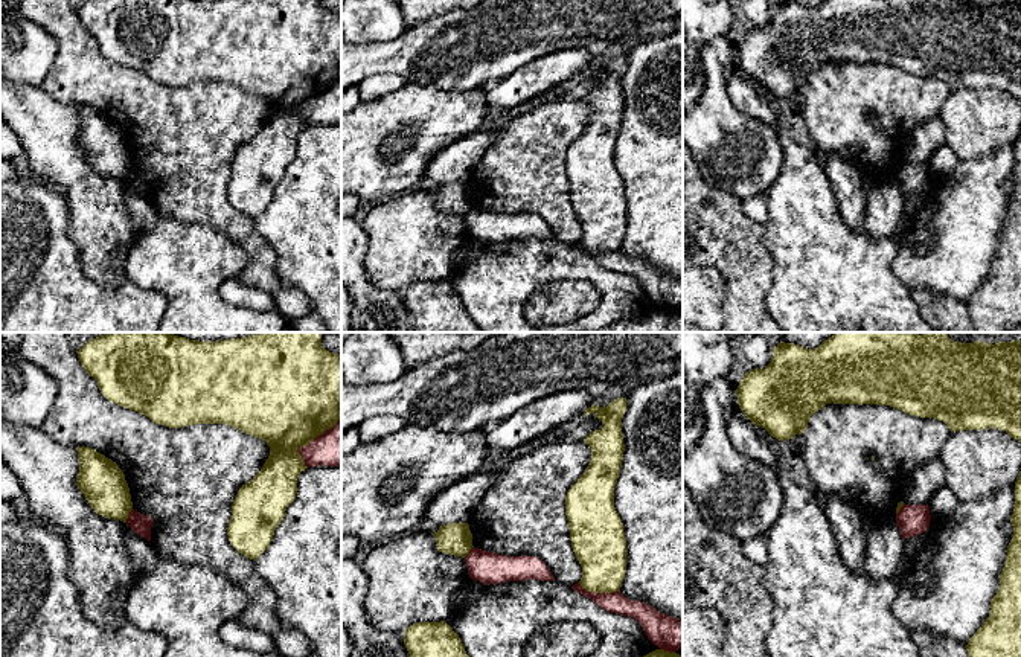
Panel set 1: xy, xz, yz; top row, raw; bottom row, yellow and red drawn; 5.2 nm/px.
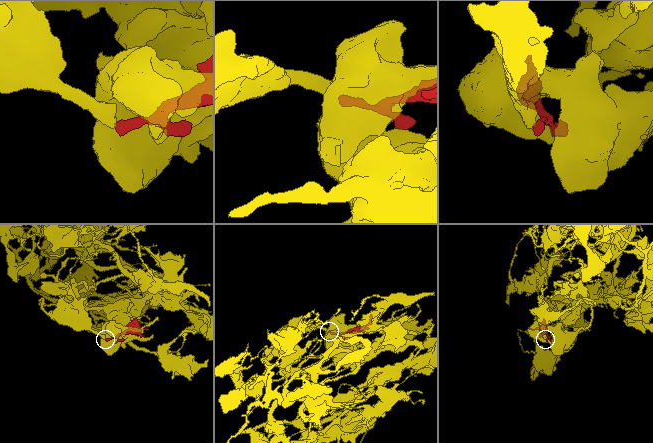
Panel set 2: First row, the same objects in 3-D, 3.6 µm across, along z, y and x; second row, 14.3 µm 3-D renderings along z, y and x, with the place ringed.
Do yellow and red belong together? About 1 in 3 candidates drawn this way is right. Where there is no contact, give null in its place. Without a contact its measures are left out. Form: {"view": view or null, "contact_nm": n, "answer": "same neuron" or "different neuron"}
{"view": "xy", "contact_nm": 320, "answer": "different neuron"}

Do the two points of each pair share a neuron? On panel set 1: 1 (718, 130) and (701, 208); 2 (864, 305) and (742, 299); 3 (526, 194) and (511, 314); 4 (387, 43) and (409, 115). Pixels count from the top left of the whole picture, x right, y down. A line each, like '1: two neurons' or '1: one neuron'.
1: two neurons
2: two neurons
3: two neurons
4: two neurons

